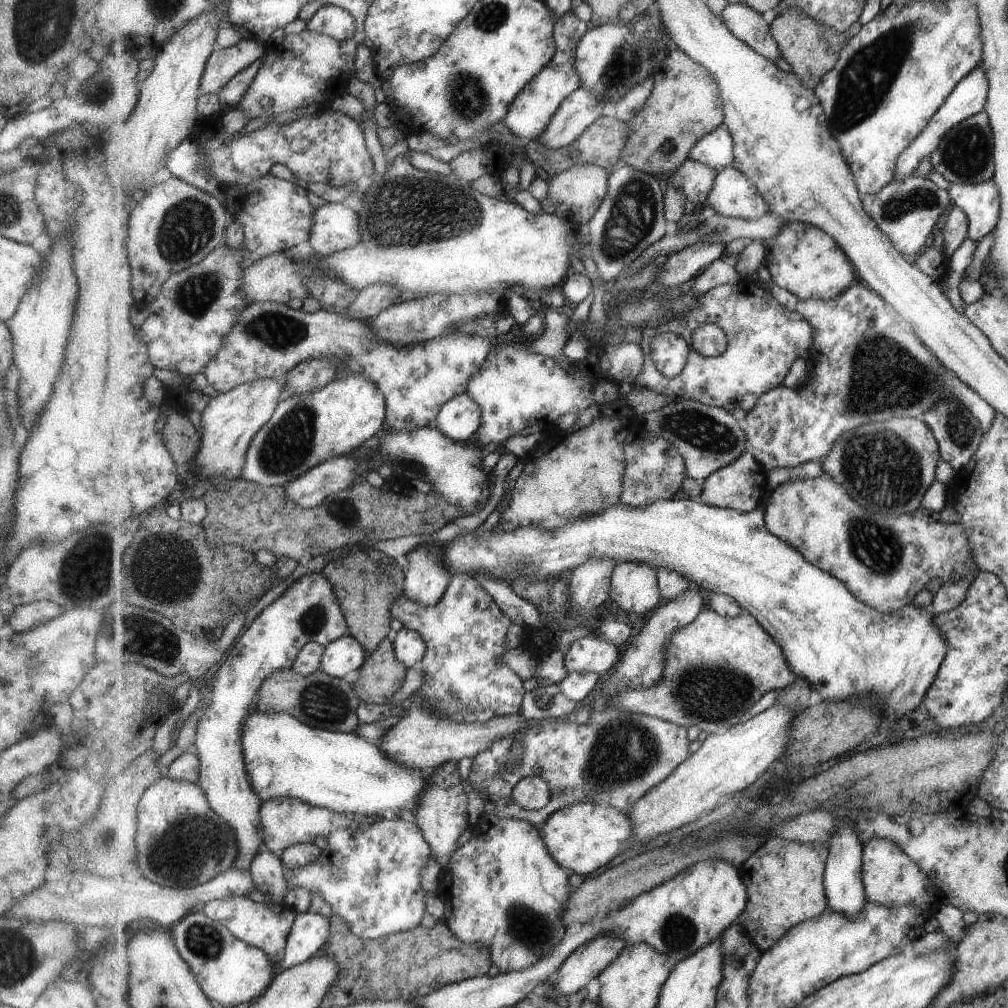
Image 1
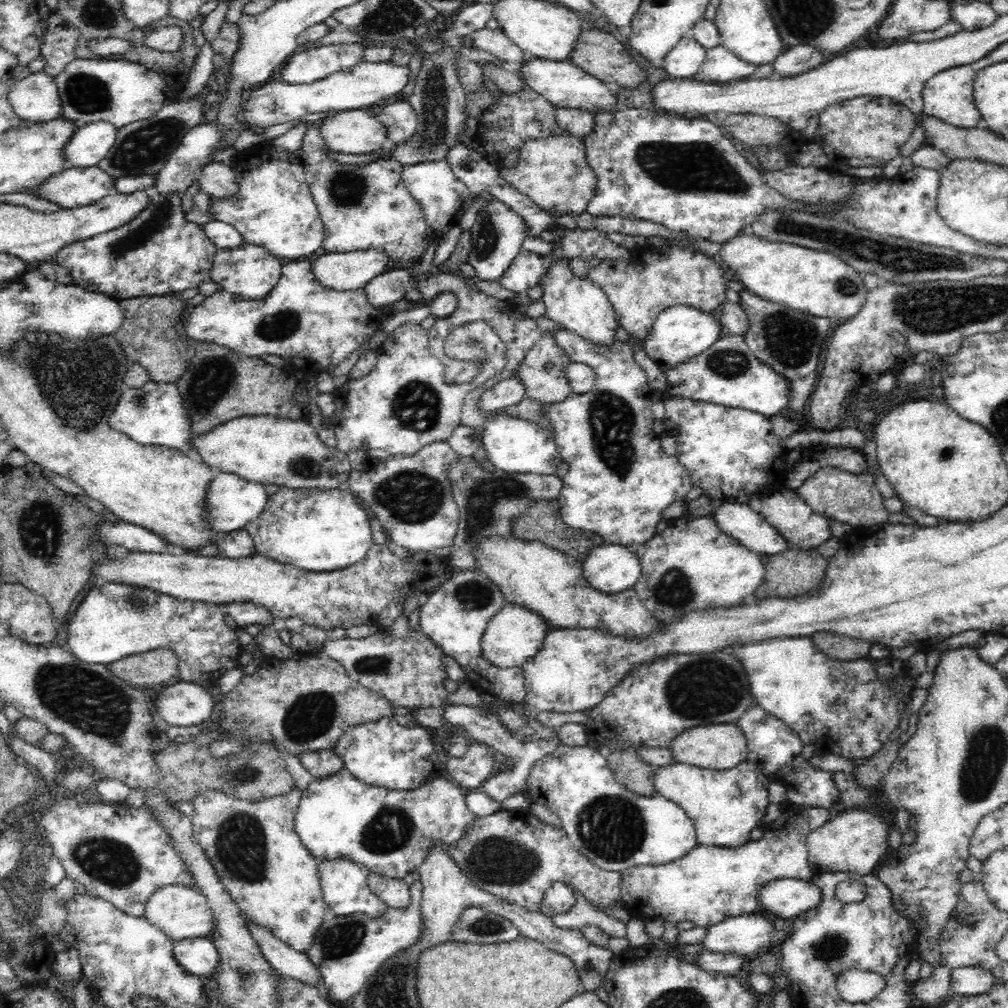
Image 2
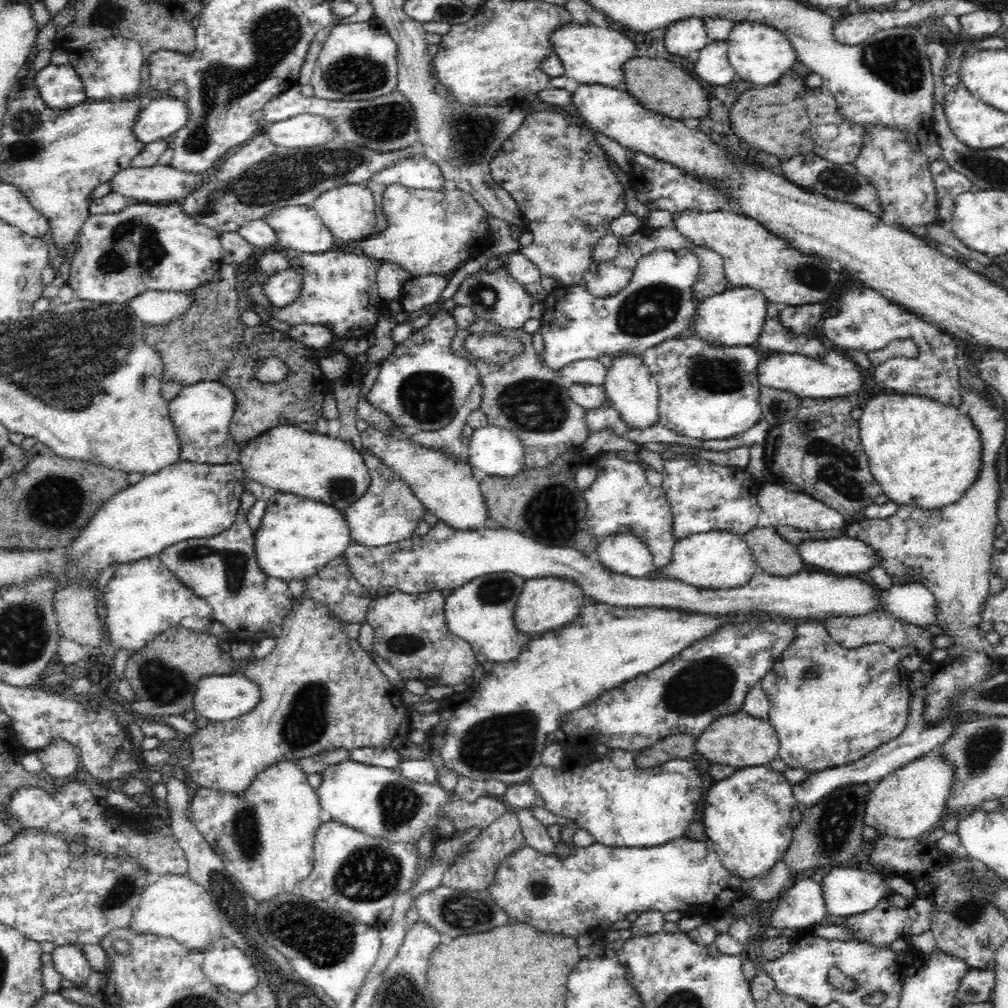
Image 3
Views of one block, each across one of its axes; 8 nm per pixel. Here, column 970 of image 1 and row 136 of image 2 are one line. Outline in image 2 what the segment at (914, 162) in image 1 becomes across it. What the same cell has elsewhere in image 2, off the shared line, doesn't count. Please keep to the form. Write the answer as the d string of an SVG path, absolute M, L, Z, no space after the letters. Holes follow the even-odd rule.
M104 121L79 125L72 140L66 144L68 165L96 166L114 146L118 130L114 124Z

